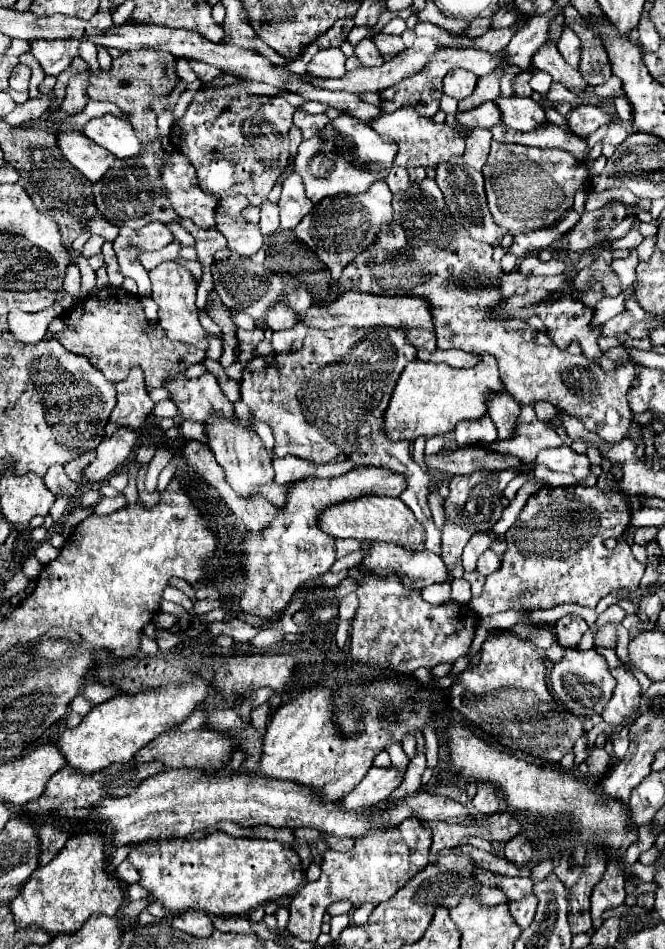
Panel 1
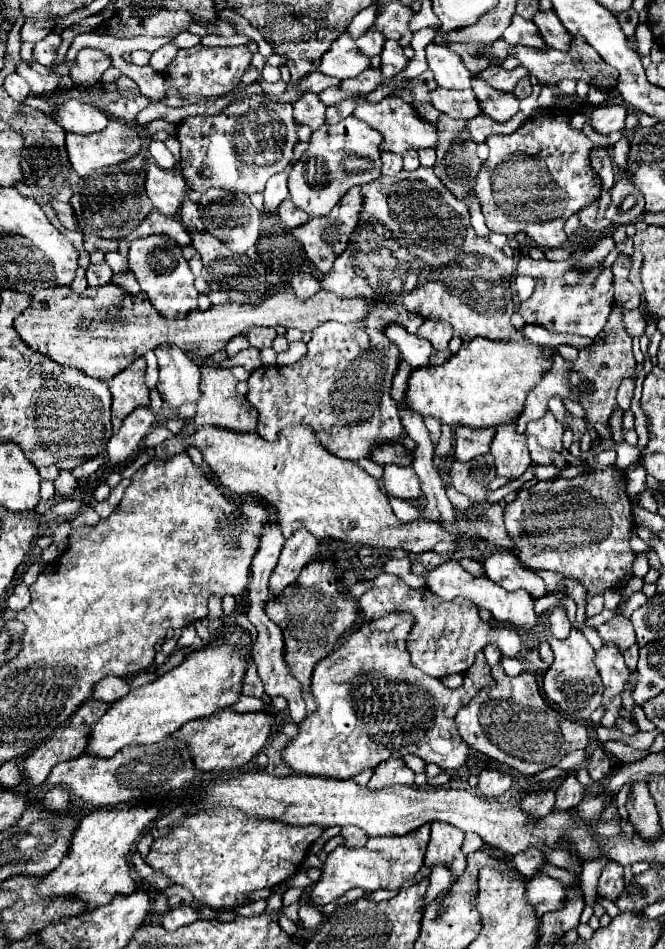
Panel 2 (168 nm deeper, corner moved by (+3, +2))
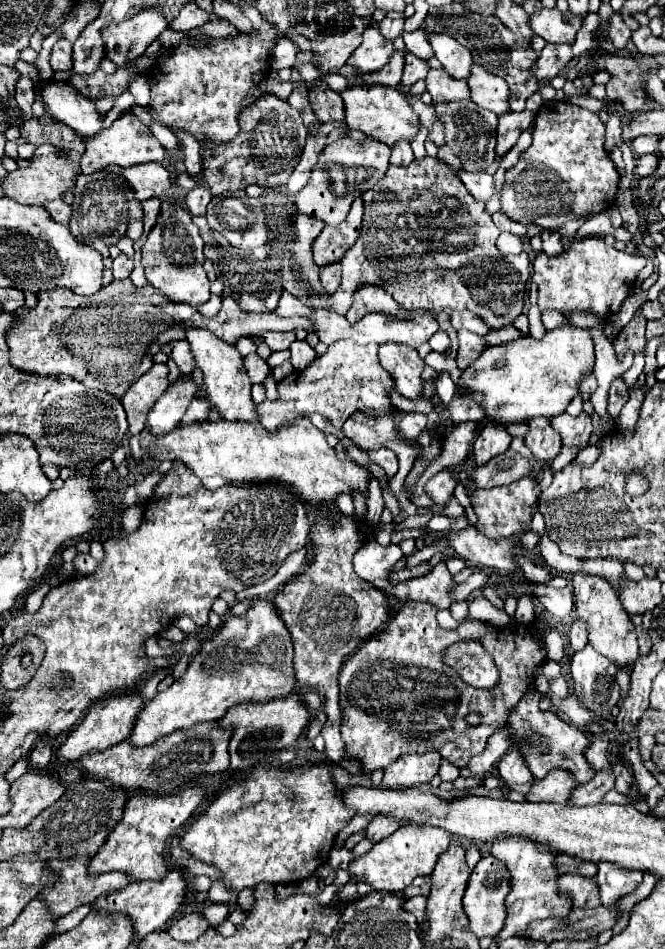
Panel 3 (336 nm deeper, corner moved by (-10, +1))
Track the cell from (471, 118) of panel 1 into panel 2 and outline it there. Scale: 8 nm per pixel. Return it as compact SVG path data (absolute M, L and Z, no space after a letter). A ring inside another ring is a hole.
M441 87L437 88L432 94L432 105L451 119L473 119L481 111L481 105L477 103L472 89L467 91L447 90Z

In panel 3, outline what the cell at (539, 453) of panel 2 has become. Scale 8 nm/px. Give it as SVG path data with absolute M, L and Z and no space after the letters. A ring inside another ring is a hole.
M534 418L528 422L528 434L524 438L526 448L538 458L538 460L554 460L562 448L558 432L550 426L550 420Z

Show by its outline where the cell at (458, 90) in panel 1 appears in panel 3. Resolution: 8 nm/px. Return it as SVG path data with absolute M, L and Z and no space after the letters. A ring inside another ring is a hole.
M436 32L428 34L428 42L434 50L434 56L456 80L466 80L470 76L470 68L474 62L472 54L462 44L458 44L448 34L436 34Z

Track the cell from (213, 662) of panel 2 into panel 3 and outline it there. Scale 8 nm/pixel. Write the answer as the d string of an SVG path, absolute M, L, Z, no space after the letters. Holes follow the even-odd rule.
M252 600L248 606L248 612L244 616L228 616L216 636L206 640L202 644L202 652L198 652L190 664L184 676L180 676L168 690L158 692L150 702L146 702L146 708L140 712L136 726L130 734L130 740L142 748L148 744L154 744L158 738L172 734L174 730L190 728L198 722L210 722L220 720L226 710L234 704L242 702L270 702L276 698L286 698L294 688L294 648L292 648L292 636L282 624L282 618L278 616L278 608L270 600Z

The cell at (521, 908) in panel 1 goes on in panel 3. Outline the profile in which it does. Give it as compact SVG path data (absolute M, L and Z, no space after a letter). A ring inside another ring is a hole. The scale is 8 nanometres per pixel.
M562 874L558 878L558 886L564 894L572 898L574 908L598 908L600 892L594 878L584 878L578 874Z

